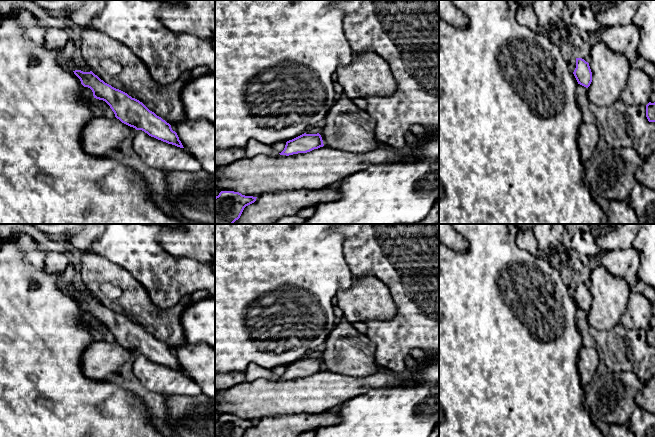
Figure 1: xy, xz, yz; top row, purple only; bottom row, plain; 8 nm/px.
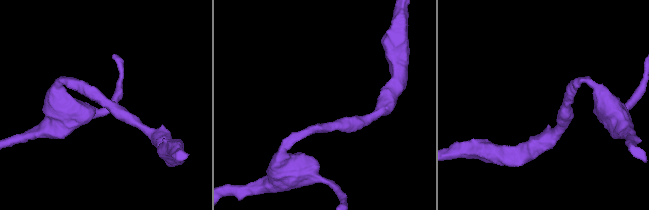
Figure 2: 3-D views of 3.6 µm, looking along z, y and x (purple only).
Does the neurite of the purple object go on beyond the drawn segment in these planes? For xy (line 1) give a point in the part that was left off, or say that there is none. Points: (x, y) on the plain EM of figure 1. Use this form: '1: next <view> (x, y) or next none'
1: next none

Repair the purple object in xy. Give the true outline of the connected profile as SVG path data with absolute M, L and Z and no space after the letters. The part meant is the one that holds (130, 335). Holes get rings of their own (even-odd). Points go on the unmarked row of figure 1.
M92 295L73 296L84 311L92 314L94 322L103 324L110 330L115 341L122 347L136 354L142 354L158 364L184 372L171 349L150 335L142 326L105 307Z

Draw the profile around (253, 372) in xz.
M251 363L245 370L245 377L247 382L252 382L260 378L279 378L285 372L286 366L279 365L271 369L266 369L255 363Z

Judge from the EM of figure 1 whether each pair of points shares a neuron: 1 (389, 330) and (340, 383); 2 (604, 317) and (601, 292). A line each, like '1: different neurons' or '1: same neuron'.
1: different neurons
2: same neuron

